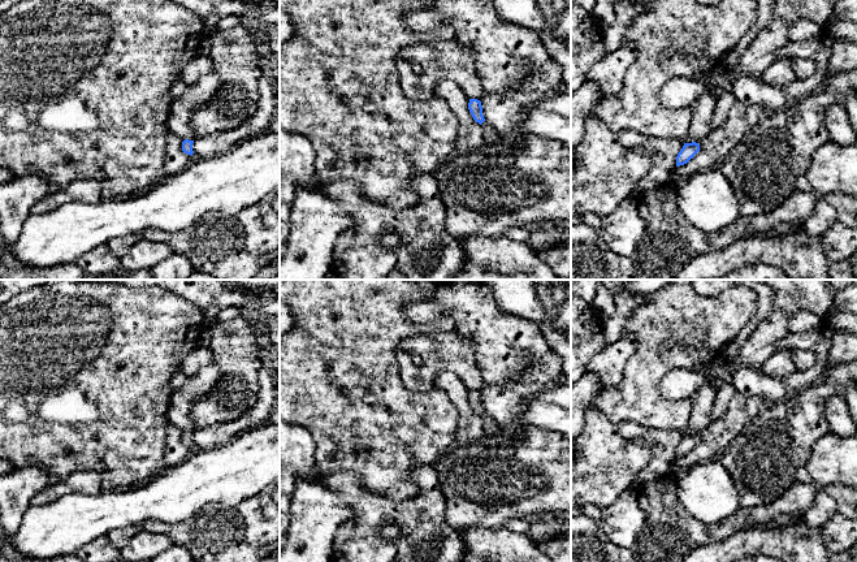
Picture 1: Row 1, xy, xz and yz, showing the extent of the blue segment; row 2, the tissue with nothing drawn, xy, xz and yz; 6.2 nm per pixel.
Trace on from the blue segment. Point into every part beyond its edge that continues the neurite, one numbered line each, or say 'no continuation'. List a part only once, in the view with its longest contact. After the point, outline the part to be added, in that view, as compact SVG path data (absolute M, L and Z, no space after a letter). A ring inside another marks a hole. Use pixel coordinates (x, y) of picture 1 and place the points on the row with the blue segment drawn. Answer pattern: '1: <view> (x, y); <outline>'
1: xz (490, 137); M484 121L481 124L482 127L482 134L484 134L484 139L485 139L485 146L492 147L492 148L498 148L499 147L499 138L495 133L495 130L493 129L492 125L489 125L486 121Z

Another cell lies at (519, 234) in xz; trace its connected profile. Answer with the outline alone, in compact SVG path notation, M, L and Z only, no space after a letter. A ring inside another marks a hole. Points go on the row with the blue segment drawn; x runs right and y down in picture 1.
M510 228L506 230L505 237L515 242L528 245L531 233L532 233L532 228Z

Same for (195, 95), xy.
M209 73L192 85L187 85L183 94L173 99L169 129L182 140L194 140L196 137L190 125L194 112L205 105L222 85L217 73Z

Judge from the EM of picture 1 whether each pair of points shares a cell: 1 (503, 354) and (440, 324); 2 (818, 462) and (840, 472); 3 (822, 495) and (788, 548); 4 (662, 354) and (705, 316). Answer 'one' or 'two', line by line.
1: two
2: one
3: two
4: one

